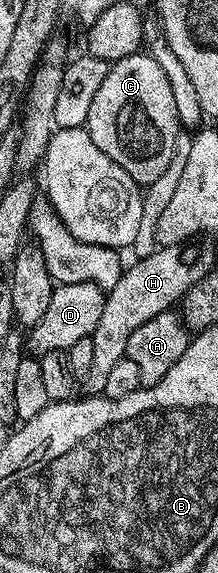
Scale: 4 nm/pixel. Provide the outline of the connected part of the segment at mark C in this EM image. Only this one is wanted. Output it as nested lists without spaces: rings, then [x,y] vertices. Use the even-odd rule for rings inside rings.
[[[145,51],[128,54],[128,58],[113,61],[106,68],[104,82],[88,106],[88,118],[85,122],[86,133],[132,178],[139,186],[154,184],[176,160],[174,147],[180,131],[176,101],[164,78],[164,70]]]

